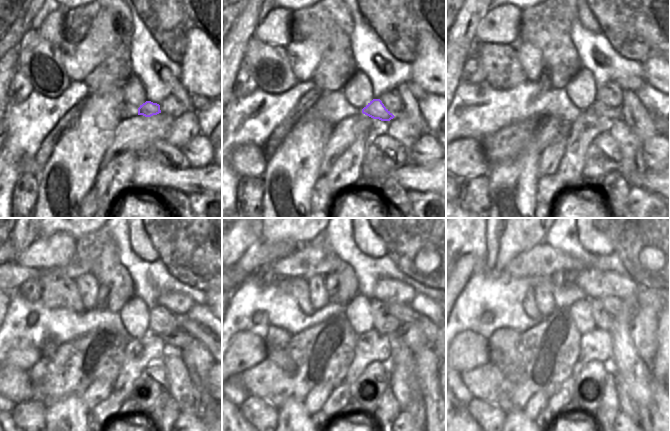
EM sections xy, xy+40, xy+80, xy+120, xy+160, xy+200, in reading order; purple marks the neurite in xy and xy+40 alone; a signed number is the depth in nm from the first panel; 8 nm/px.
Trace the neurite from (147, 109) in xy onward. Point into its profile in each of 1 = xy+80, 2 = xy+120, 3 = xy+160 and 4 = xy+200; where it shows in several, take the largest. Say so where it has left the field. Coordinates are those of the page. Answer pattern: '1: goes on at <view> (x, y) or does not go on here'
1: goes on at xy+80 (612, 113)
2: goes on at xy+120 (177, 340)
3: goes on at xy+160 (412, 335)
4: goes on at xy+200 (644, 326)

